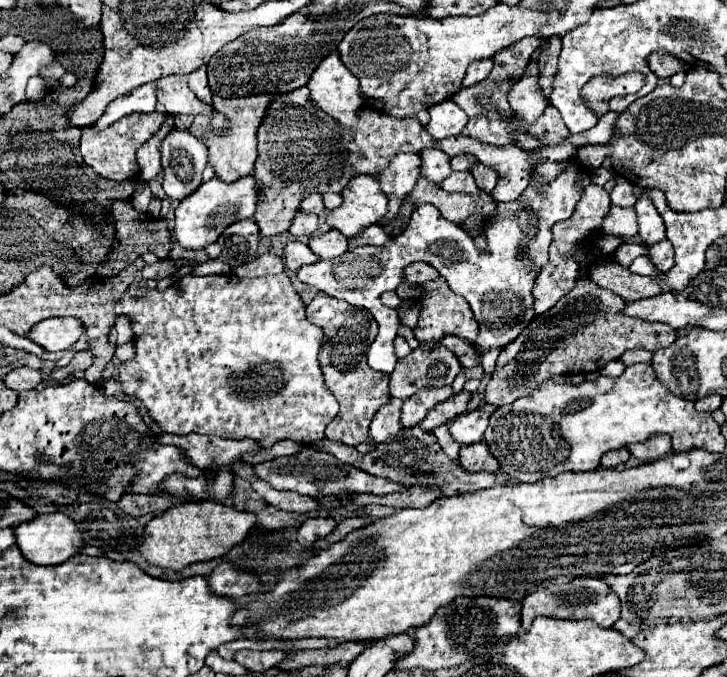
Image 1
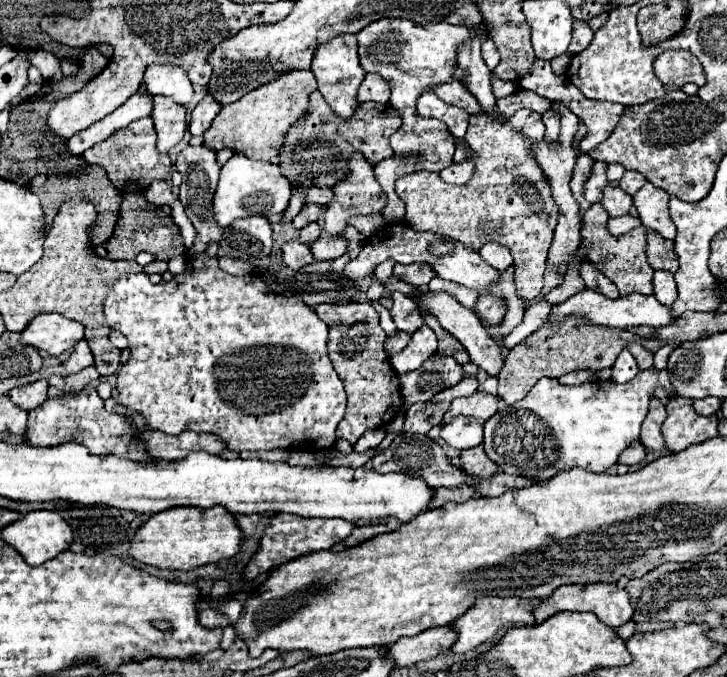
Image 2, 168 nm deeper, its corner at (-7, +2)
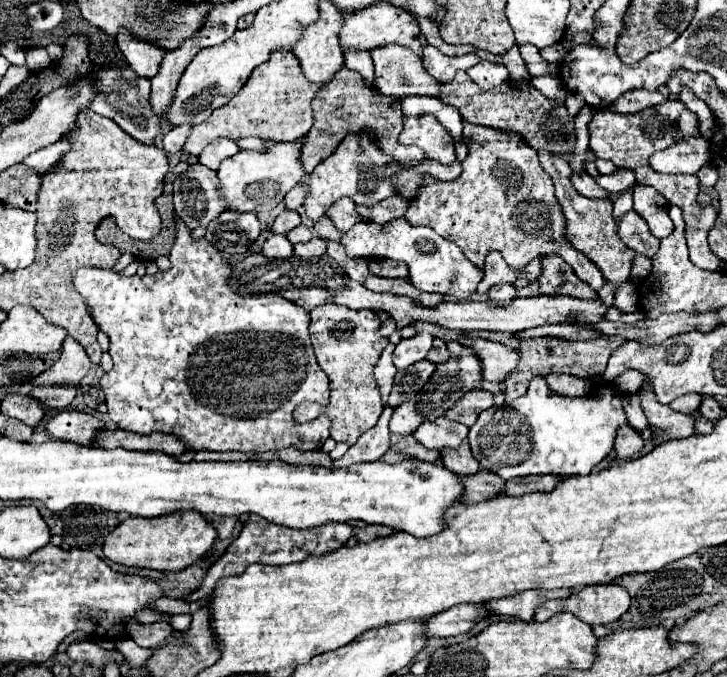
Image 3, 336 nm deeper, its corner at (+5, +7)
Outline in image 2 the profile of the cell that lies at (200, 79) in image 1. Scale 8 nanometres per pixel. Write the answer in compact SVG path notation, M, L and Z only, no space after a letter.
M208 95L196 105L196 109L192 111L192 117L190 117L190 135L202 135L214 121L214 117L220 113L220 105L216 105L214 99L210 99Z

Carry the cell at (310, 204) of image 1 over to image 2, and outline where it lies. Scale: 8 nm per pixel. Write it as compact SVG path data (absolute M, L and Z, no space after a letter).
M304 205L302 211L300 211L300 213L294 217L294 221L292 221L294 229L302 229L304 225L308 225L308 223L312 223L312 221L318 221L320 213L322 213L322 207L320 207L320 205Z

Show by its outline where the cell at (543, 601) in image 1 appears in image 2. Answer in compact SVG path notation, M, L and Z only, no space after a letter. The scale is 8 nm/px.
M592 583L592 585L564 585L558 587L550 599L542 601L538 605L538 609L534 611L536 623L544 623L548 617L562 613L562 611L590 611L594 613L604 625L616 629L620 625L624 625L626 621L632 619L632 605L630 605L630 595L624 589L618 589L616 583Z

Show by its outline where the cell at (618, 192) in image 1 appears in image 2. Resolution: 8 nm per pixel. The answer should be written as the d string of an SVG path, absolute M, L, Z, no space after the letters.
M626 171L624 177L620 179L620 187L622 187L628 195L634 195L644 183L646 183L646 177L642 177L642 175L636 173L636 171Z

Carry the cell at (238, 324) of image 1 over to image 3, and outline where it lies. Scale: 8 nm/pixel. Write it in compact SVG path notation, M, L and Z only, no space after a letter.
M174 216L176 222L176 240L174 246L170 250L170 264L172 268L166 272L156 272L154 276L124 276L122 272L114 272L114 270L96 270L96 268L80 268L74 274L74 286L76 290L84 296L84 300L88 302L90 310L92 310L92 318L98 324L98 328L110 338L110 356L114 360L114 368L110 372L106 372L100 378L100 388L104 392L106 398L106 406L108 406L108 416L112 418L112 422L118 424L118 428L128 430L128 432L138 432L138 434L150 434L150 432L170 432L180 436L186 442L188 450L242 450L242 452L266 452L266 450L280 450L286 446L296 446L298 450L320 450L324 440L330 436L328 428L330 428L330 420L326 416L318 416L312 422L304 422L298 424L292 418L292 412L298 404L302 402L318 402L320 406L328 404L330 398L330 388L328 388L328 376L326 372L318 366L312 344L310 344L310 336L308 336L308 326L310 326L310 316L304 308L292 304L290 300L284 300L280 296L262 296L262 298L250 298L250 296L240 296L236 292L232 292L232 288L228 286L228 280L232 276L232 270L222 262L222 256L218 254L218 250L206 240L194 240L190 236L188 226Z

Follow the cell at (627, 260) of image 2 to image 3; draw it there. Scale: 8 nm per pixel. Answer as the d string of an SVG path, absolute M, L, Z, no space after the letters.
M546 150L538 152L540 164L542 168L550 174L554 188L556 188L556 198L562 206L562 212L566 216L566 236L570 240L570 244L580 250L582 254L586 254L604 274L604 286L598 290L600 300L604 300L604 304L612 306L614 296L616 296L616 288L620 288L622 284L630 282L630 272L632 272L632 260L634 260L634 252L620 240L618 236L618 226L612 220L612 200L592 200L592 198L584 198L580 196L572 182L572 170L568 166L568 162L564 160L562 154L552 154Z

